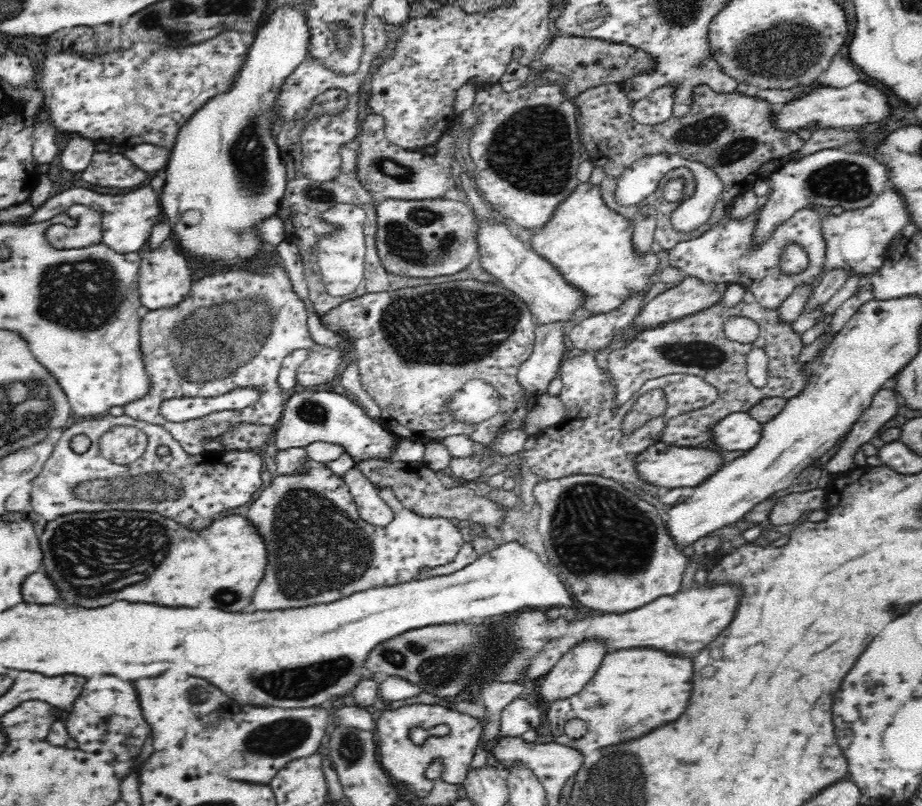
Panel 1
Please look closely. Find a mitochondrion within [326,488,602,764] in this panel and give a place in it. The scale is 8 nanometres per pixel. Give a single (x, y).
(448, 668)

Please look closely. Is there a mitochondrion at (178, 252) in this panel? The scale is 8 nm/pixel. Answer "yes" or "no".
no

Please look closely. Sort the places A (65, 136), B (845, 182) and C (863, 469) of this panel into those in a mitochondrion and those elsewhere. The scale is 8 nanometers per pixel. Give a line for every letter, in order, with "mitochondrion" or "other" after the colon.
A: other
B: mitochondrion
C: other

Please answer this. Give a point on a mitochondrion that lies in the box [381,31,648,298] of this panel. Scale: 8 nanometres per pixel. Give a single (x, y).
(530, 151)

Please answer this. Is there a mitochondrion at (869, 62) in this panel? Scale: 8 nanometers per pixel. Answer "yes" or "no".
no

